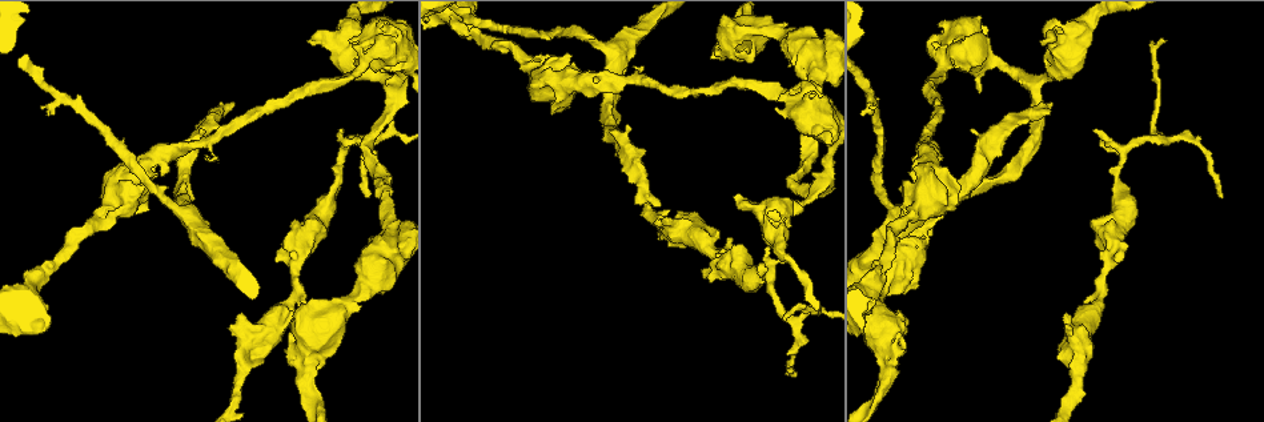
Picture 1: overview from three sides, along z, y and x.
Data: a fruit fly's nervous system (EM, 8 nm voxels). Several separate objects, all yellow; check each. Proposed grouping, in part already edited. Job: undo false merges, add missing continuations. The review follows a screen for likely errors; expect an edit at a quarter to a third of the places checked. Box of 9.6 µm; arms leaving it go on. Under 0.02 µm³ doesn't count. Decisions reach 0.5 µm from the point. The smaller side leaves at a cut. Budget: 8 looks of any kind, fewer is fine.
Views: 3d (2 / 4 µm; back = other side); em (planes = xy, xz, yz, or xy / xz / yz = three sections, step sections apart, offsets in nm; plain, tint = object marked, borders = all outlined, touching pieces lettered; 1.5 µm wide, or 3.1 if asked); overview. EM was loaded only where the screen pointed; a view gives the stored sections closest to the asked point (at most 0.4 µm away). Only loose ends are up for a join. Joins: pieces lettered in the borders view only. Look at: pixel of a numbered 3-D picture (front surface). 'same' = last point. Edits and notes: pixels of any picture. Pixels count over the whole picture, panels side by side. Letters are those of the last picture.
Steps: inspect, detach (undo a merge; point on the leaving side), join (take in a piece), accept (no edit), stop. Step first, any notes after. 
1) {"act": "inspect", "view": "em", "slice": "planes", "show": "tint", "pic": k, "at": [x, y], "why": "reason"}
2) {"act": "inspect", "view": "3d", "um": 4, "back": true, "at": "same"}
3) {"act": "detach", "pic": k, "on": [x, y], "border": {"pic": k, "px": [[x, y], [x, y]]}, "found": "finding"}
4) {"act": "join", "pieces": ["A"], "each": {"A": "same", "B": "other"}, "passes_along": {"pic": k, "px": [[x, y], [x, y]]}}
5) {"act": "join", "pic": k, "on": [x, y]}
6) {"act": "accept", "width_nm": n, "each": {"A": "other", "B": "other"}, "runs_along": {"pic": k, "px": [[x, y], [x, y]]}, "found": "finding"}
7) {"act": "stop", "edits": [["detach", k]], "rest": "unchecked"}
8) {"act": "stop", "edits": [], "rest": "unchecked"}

{"act": "inspect", "view": "3d", "um": 4, "pic": 1, "at": [909, 324], "why": "an open end"}

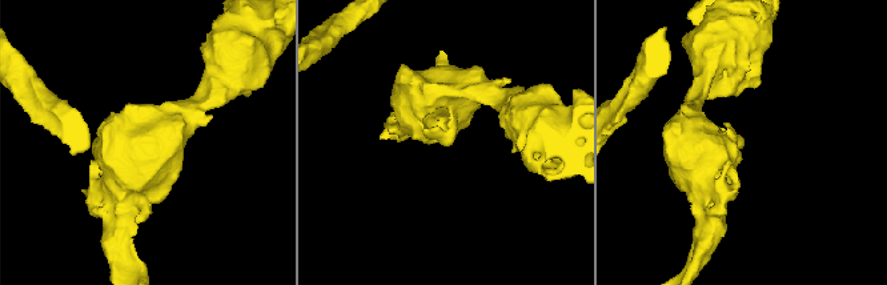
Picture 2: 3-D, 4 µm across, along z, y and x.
{"act": "inspect", "view": "em", "slice": "xz", "step": 8, "show": "tint", "pic": 2, "at": [451, 143]}

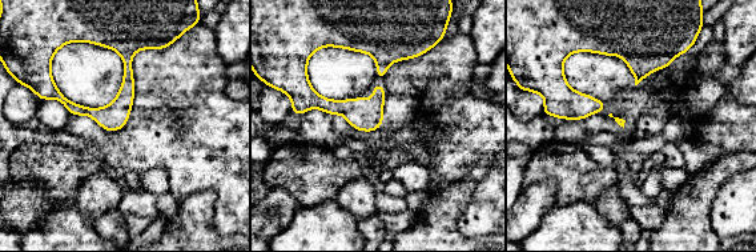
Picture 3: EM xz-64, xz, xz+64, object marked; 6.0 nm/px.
{"act": "inspect", "view": "em", "slice": "planes", "show": "borders", "at": "same"}

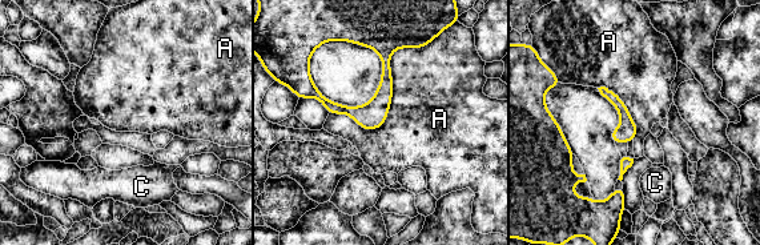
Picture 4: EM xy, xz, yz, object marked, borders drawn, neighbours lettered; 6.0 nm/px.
{"act": "accept", "each": {"A": "other", "C": "other"}, "found": "no lettered piece goes on from it"}

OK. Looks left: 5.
{"act": "inspect", "view": "em", "slice": "planes", "show": "tint", "pic": 1, "at": [790, 100], "why": "sudden change in width"}

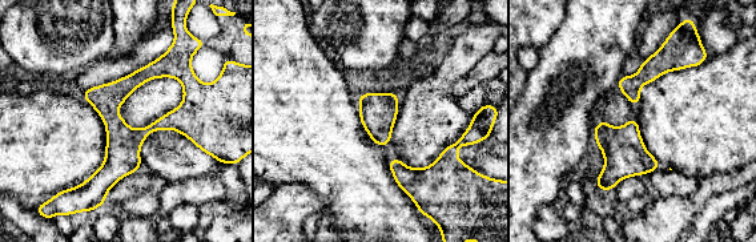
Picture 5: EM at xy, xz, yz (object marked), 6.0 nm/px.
{"act": "inspect", "view": "em", "slice": "planes", "show": "borders", "at": "same"}

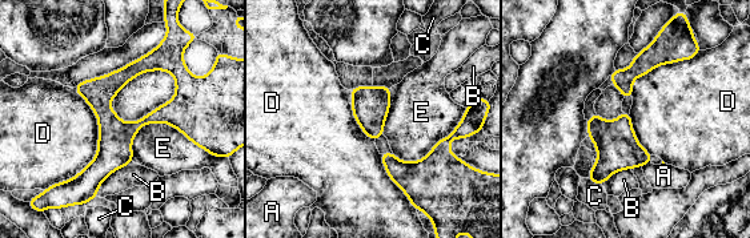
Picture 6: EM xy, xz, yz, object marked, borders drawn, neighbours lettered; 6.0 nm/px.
{"act": "accept", "each": {"A": "other", "B": "other", "C": "other", "D": "other", "E": "other"}, "runs_along": {"pic": 6, "px": [[197, 112], [141, 121], [73, 181]]}, "found": "continuous, no second cell"}

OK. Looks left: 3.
{"act": "inspect", "view": "3d", "um": 2, "pic": 1, "at": [729, 237], "why": "free end"}

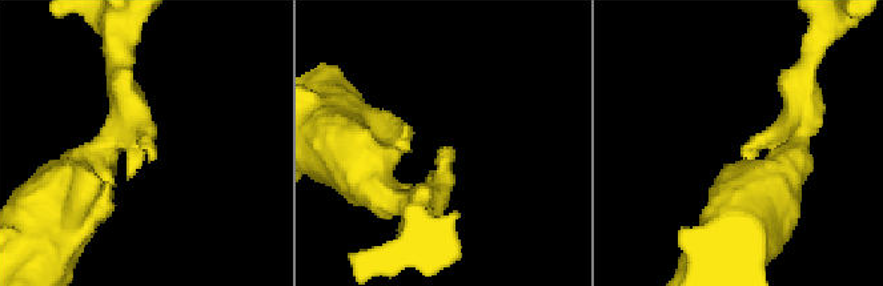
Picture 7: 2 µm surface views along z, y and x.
{"act": "inspect", "view": "em", "slice": "planes", "show": "borders", "pic": 7, "at": [741, 153], "why": "shape alone is not enough"}

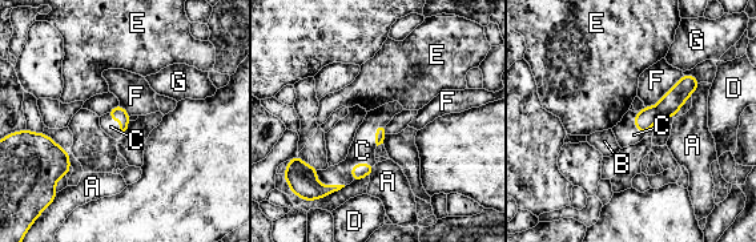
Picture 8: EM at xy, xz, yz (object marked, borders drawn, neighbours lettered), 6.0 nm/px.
{"act": "join", "pic": 8, "on": [362, 150], "each": {"A": "other", "B": "other", "C": "same", "D": "other", "E": "other", "F": "other", "G": "other"}, "passes_along": {"pic": 8, "px": [[358, 170], [354, 164], [362, 150]]}, "found": "the cell continues"}

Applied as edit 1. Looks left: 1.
{"act": "stop", "edits": [["join", 8]], "rest": "unchecked"}

